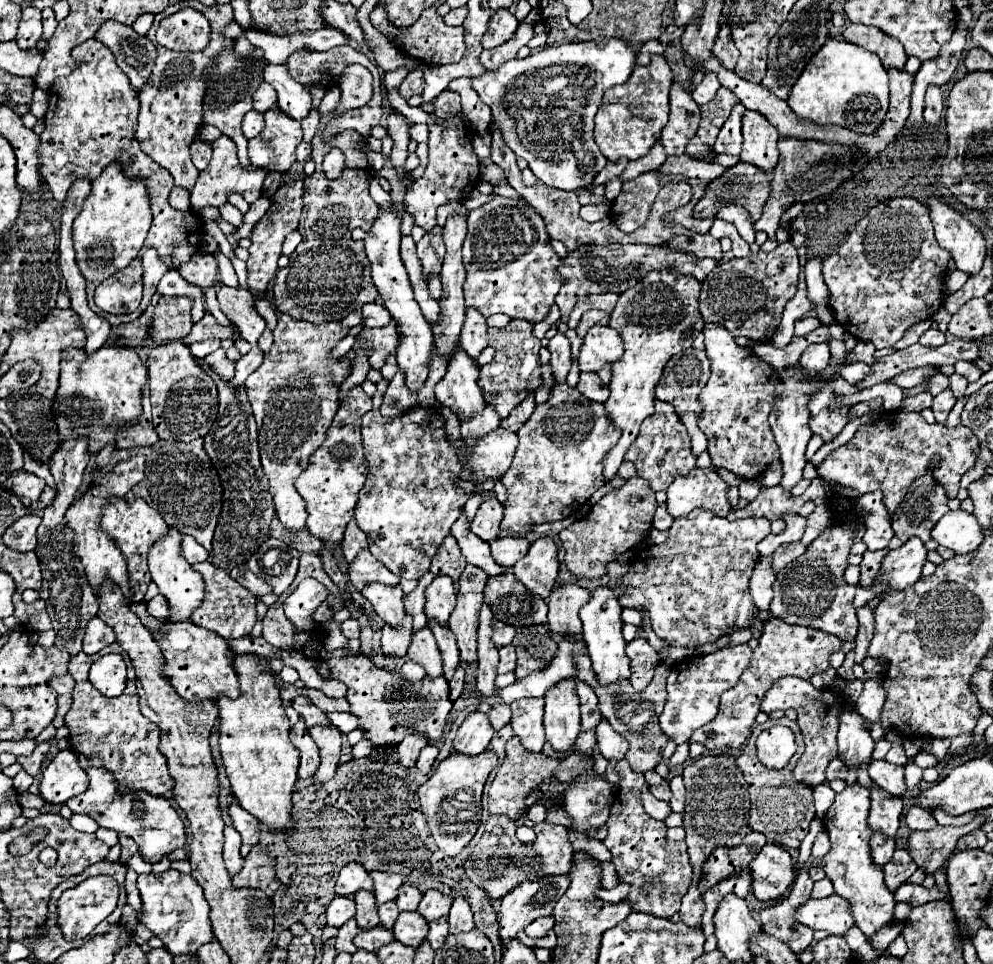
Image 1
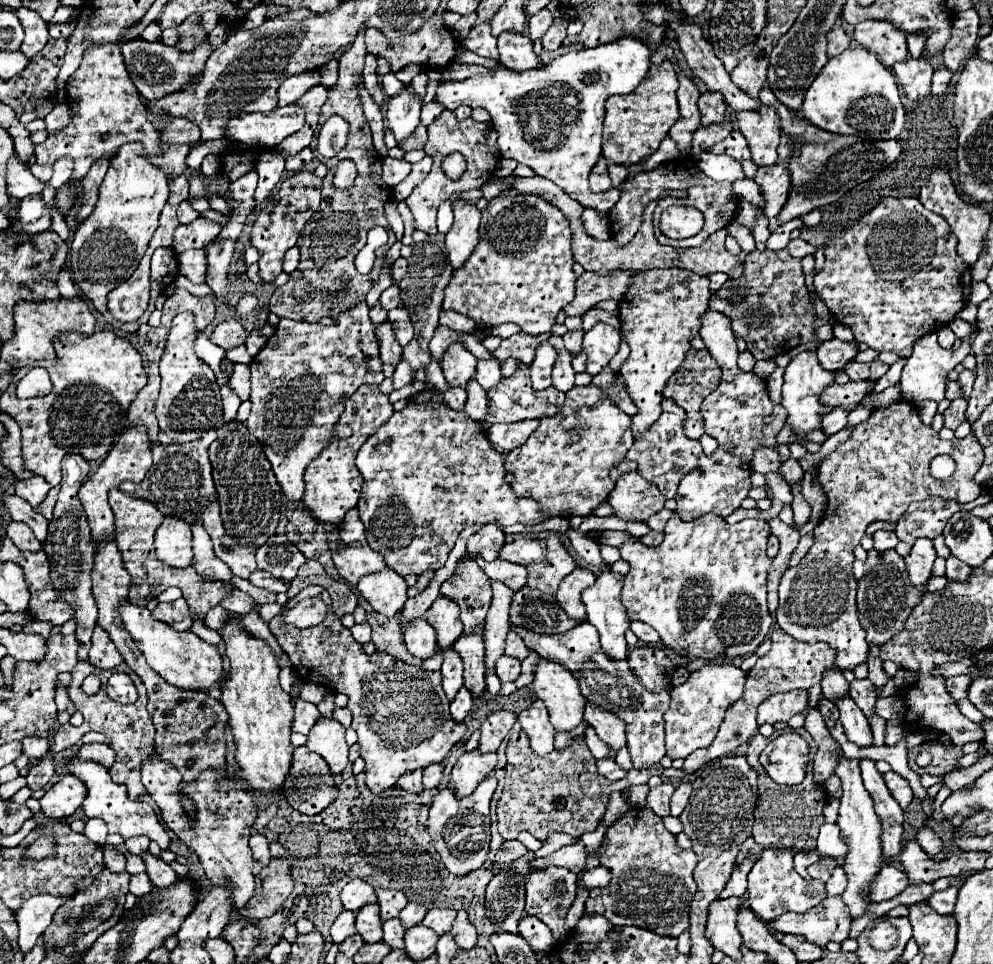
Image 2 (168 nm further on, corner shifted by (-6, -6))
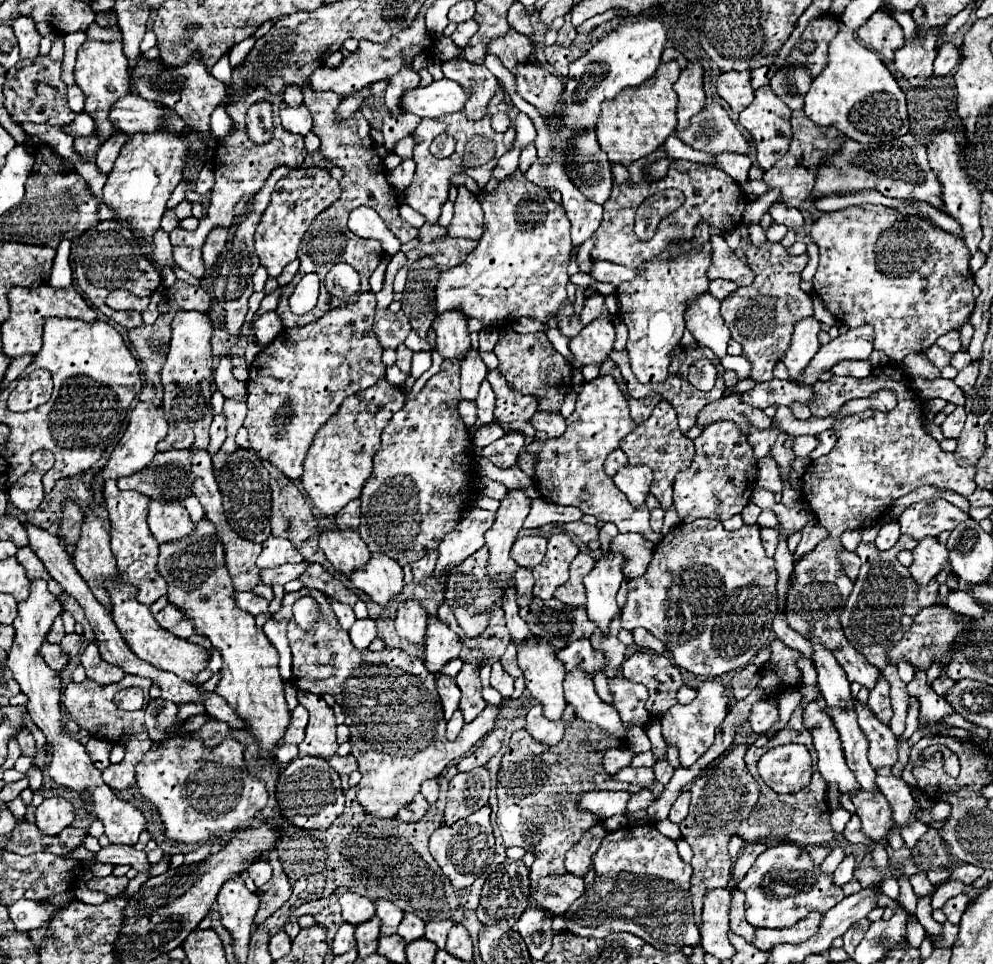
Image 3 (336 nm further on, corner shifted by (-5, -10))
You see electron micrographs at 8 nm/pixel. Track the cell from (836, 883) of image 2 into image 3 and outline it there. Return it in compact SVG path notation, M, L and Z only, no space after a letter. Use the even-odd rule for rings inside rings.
M848 855L840 865L838 865L838 869L834 871L834 883L836 885L846 885L852 877L854 877L854 869L856 869L856 859L854 859L854 855Z

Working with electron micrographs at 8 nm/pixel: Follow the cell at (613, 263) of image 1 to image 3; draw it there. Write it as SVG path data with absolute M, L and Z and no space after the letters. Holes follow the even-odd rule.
M718 279L718 281L712 281L712 283L710 283L708 293L710 293L710 295L714 295L716 299L724 301L724 299L726 299L730 293L734 293L736 289L738 289L738 285L736 285L736 283L730 283L730 281L724 281L724 279L720 281L720 279Z

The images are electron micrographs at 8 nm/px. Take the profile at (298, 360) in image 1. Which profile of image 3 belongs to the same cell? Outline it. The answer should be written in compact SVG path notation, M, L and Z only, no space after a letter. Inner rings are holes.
M372 291L360 293L356 303L348 303L326 311L314 323L306 327L284 329L266 349L258 353L250 367L248 377L248 415L244 427L248 429L248 439L252 449L260 459L274 463L288 479L298 481L302 477L302 461L308 447L312 445L318 429L328 421L328 417L338 411L344 397L350 397L370 385L374 385L386 371L382 363L382 345L372 331L376 311L376 297Z

